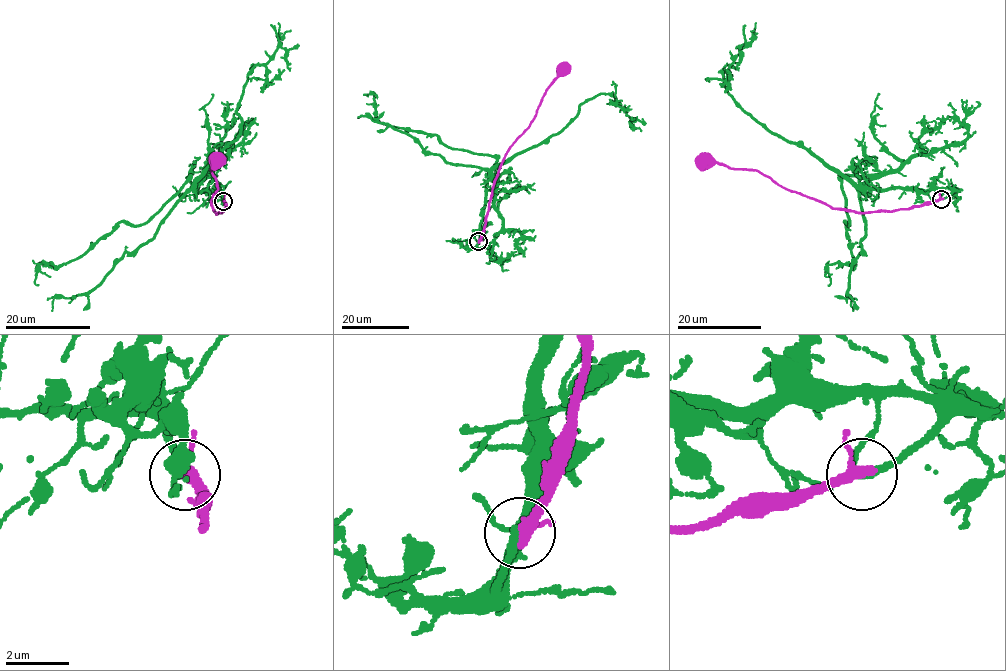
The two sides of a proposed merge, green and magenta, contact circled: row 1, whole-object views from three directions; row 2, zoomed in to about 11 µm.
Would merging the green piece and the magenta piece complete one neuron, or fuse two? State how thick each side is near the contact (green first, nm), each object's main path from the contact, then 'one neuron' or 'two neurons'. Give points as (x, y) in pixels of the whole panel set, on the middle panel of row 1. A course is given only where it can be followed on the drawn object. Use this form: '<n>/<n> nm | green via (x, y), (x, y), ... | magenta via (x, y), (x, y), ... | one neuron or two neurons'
280/280 nm | green via (478, 241), (488, 173), (556, 133), (580, 105), (600, 93), (611, 94), (631, 119) | magenta via (478, 241), (503, 158), (529, 126), (547, 88), (564, 68) | two neurons

